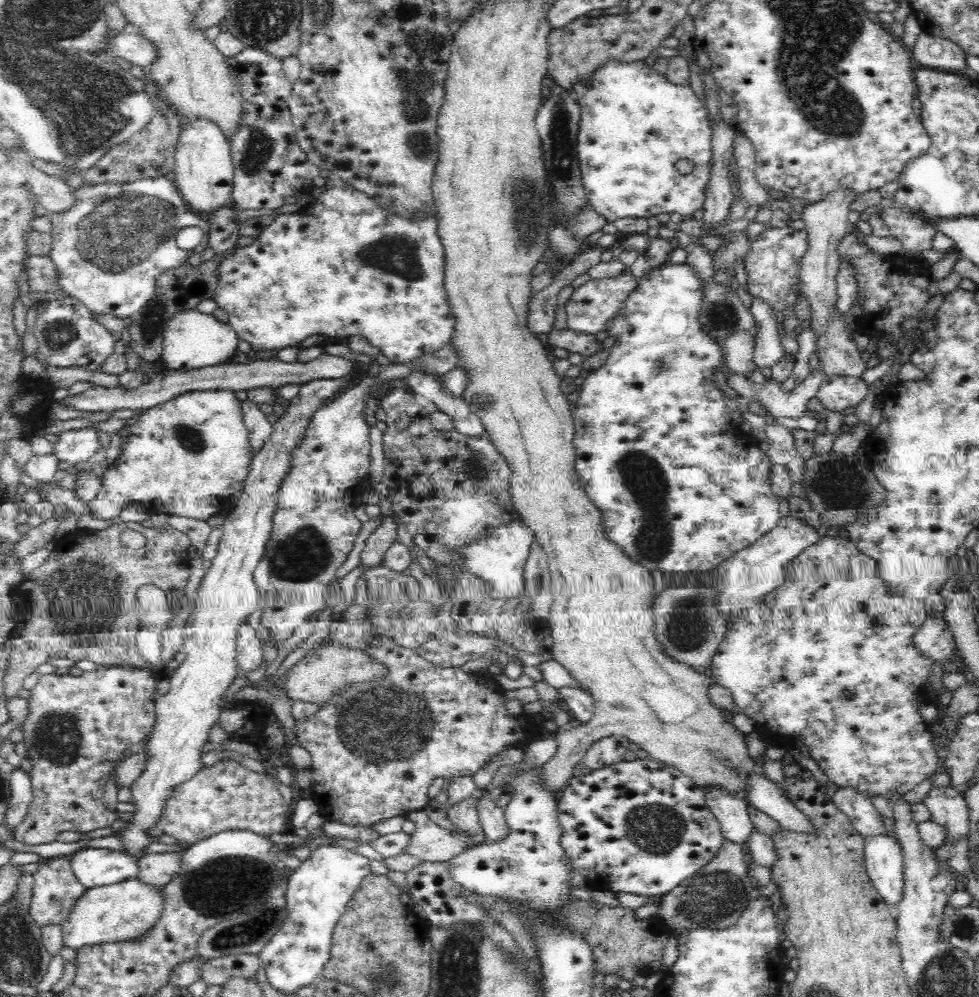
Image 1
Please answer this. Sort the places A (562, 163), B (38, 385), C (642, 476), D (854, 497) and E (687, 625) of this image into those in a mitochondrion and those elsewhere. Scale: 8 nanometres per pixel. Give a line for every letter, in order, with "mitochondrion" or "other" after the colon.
A: mitochondrion
B: other
C: mitochondrion
D: mitochondrion
E: mitochondrion

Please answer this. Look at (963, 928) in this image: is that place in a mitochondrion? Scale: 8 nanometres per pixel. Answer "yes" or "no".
yes

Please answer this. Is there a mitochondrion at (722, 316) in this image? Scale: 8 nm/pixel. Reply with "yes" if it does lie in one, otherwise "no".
yes

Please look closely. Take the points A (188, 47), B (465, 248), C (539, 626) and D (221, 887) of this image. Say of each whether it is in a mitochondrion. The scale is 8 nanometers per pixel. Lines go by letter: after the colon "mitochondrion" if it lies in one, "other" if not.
A: other
B: other
C: other
D: mitochondrion

